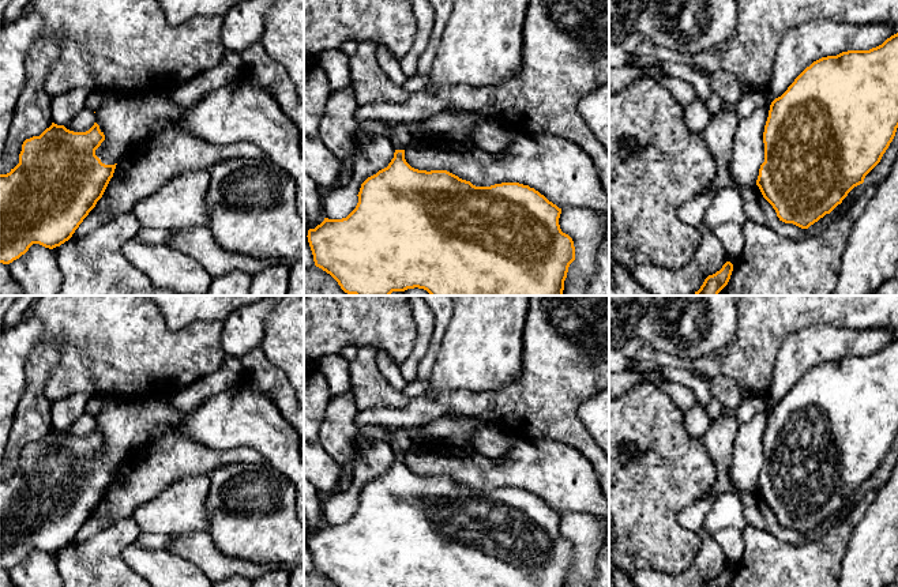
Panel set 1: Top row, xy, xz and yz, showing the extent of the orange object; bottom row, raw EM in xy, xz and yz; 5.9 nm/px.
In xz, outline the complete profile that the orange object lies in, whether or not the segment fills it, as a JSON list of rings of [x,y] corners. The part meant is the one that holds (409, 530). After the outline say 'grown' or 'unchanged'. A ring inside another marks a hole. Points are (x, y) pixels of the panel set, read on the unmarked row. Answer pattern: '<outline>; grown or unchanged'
[[[443,417],[424,426],[383,426],[391,436],[394,463],[387,473],[361,489],[358,508],[346,523],[324,523],[308,535],[315,571],[337,587],[564,587],[575,565],[575,552],[572,543],[560,534],[561,513],[529,490],[501,488],[476,492],[447,475],[414,474],[405,464],[405,455],[416,444],[469,445],[473,433],[485,424],[477,417]]]; grown

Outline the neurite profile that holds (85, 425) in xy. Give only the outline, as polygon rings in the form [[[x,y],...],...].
[[[84,413],[71,428],[64,432],[74,437],[86,437],[95,428],[95,418]]]

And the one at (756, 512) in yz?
[[[755,489],[740,494],[744,504],[744,516],[747,524],[770,533],[779,541],[799,546],[808,542],[807,534],[801,534],[793,528],[785,528],[778,522],[773,511],[763,503],[759,492]]]

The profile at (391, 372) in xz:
[[[376,349],[376,364],[386,381],[397,391],[403,391],[407,380],[402,376],[399,365],[382,349]]]

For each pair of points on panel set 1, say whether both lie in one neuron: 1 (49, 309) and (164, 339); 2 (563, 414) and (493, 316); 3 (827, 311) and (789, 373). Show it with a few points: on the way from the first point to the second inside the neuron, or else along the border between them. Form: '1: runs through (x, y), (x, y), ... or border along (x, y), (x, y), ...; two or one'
1: runs through (78, 309), (90, 309), (120, 339), (135, 339); one
2: border along (525, 323), (522, 371), (508, 384); two
3: border along (850, 328), (811, 324), (795, 331), (789, 337); two

